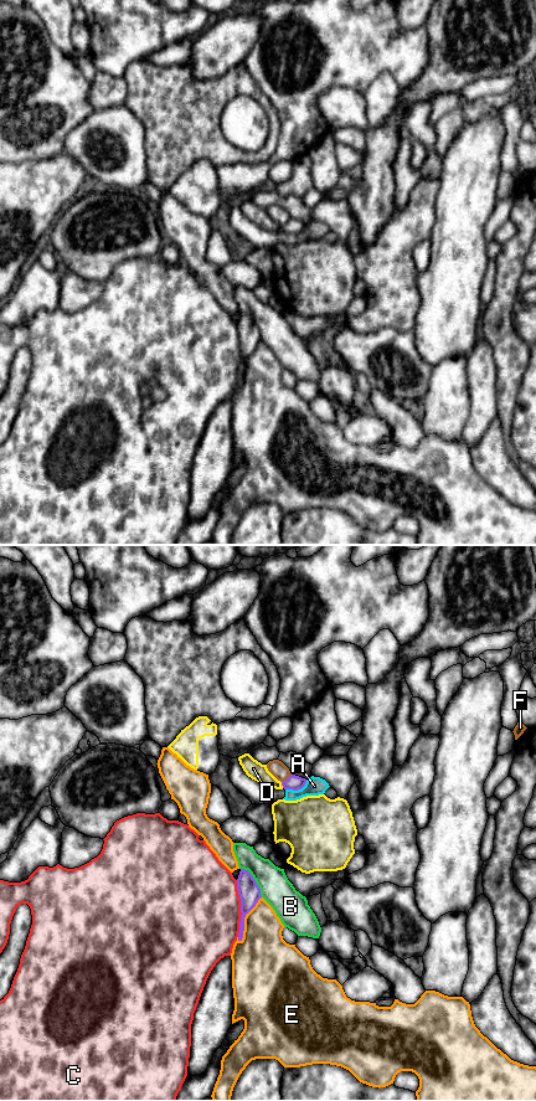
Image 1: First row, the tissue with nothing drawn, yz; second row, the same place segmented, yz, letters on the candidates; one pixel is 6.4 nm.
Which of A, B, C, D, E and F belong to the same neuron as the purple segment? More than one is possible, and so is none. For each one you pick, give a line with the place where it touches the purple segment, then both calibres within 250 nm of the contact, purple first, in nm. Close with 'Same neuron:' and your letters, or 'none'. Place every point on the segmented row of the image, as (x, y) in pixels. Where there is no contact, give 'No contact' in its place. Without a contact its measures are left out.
Same neuron: none

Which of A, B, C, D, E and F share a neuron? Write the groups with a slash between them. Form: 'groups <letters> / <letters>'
groups A / B / C / D / E / F

